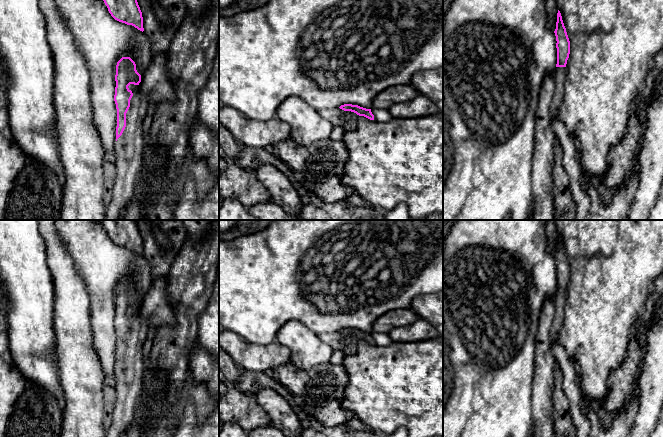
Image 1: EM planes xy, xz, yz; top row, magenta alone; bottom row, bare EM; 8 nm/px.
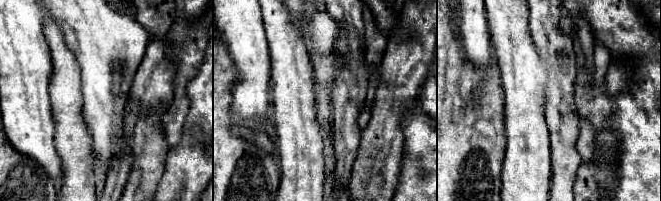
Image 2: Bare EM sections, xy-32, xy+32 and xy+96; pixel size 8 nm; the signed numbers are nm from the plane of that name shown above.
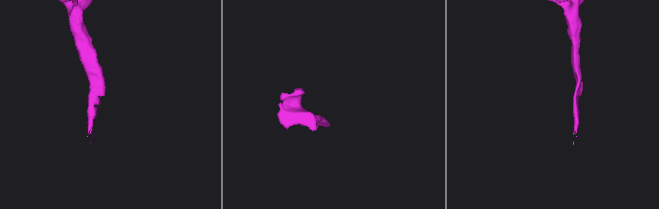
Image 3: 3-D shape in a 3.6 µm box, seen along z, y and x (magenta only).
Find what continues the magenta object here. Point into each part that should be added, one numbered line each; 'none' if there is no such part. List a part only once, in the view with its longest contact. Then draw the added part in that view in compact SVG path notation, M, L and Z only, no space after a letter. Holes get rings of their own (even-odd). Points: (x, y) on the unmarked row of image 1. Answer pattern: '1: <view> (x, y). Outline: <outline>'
1: xy (128, 371). Outline: M137 293L141 299L144 296ZM141 306L130 308L129 314L133 320L126 337L126 351L115 367L116 401L113 408L112 423L106 431L106 437L121 437L134 420L136 402L142 390L141 376L143 374L142 345L149 332L147 323L142 318Z

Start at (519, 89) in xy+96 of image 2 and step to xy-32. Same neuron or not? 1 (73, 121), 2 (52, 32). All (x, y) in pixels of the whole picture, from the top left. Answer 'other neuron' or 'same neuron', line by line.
1: same neuron
2: same neuron

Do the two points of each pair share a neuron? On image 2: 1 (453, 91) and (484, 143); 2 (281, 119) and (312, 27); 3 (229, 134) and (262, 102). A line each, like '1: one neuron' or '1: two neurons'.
1: one neuron
2: two neurons
3: two neurons

